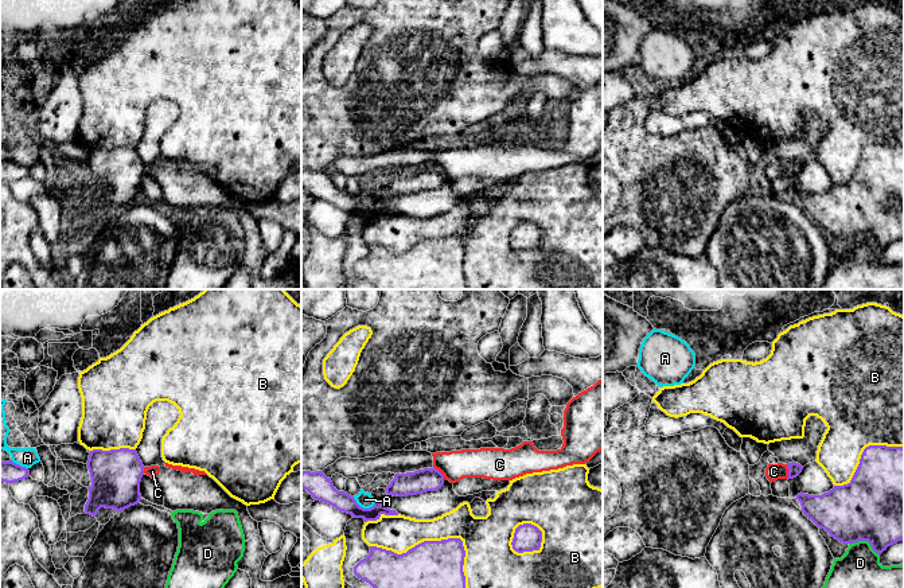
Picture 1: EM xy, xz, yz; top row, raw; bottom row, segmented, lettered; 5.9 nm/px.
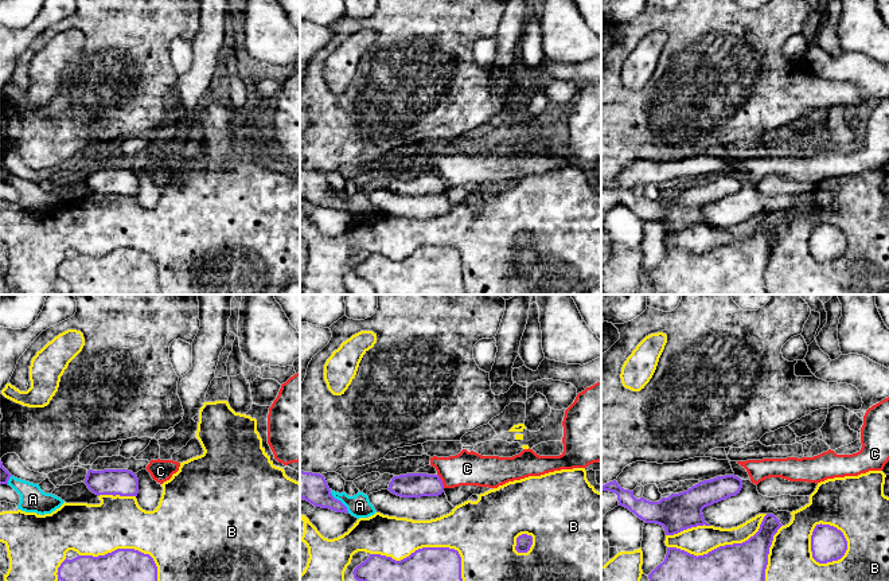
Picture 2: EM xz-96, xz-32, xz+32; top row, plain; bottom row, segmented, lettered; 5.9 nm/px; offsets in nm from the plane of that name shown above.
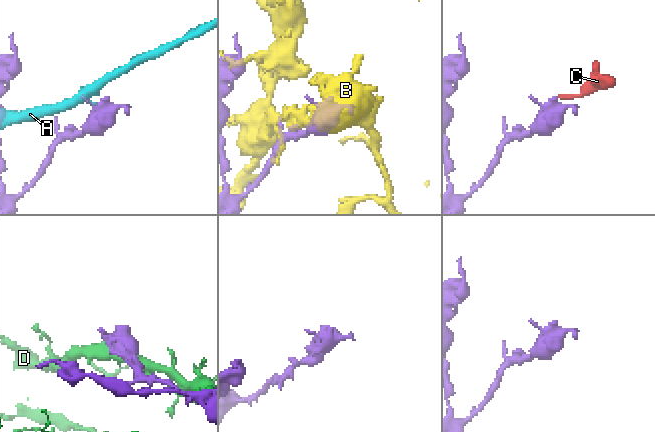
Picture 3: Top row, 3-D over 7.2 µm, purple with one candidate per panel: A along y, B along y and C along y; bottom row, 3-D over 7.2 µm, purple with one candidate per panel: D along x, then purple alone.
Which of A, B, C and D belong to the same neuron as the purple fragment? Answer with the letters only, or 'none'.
none

